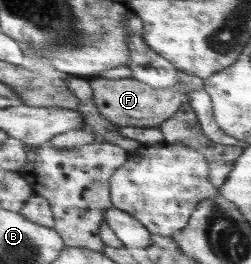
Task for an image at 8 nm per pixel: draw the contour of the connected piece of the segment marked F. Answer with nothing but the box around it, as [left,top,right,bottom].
[89,71,203,129]

